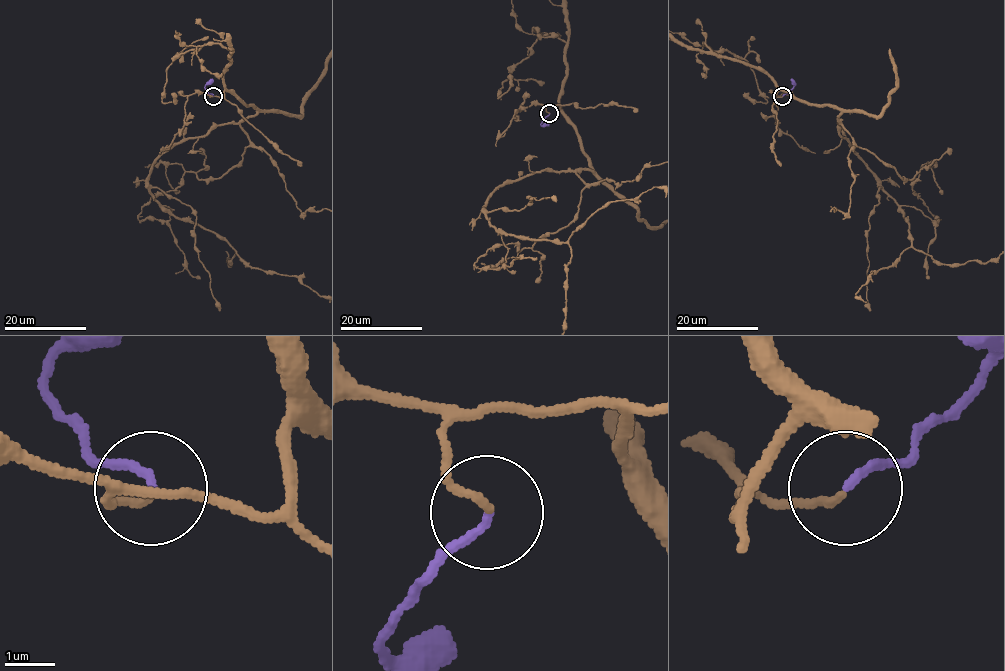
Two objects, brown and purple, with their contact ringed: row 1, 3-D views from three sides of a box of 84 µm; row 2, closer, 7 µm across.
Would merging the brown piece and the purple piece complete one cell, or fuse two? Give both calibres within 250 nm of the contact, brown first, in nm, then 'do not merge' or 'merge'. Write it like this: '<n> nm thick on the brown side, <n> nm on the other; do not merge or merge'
150 nm thick on the brown side, 150 nm on the other; merge

